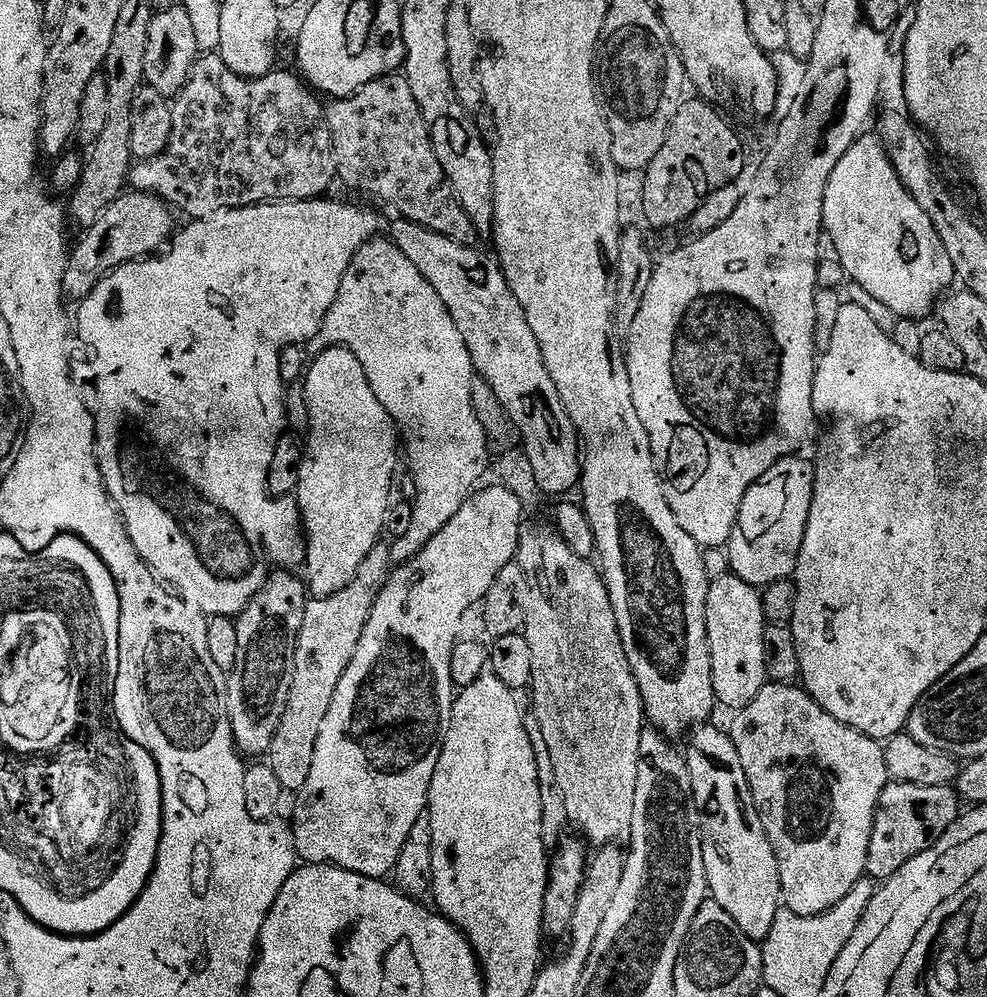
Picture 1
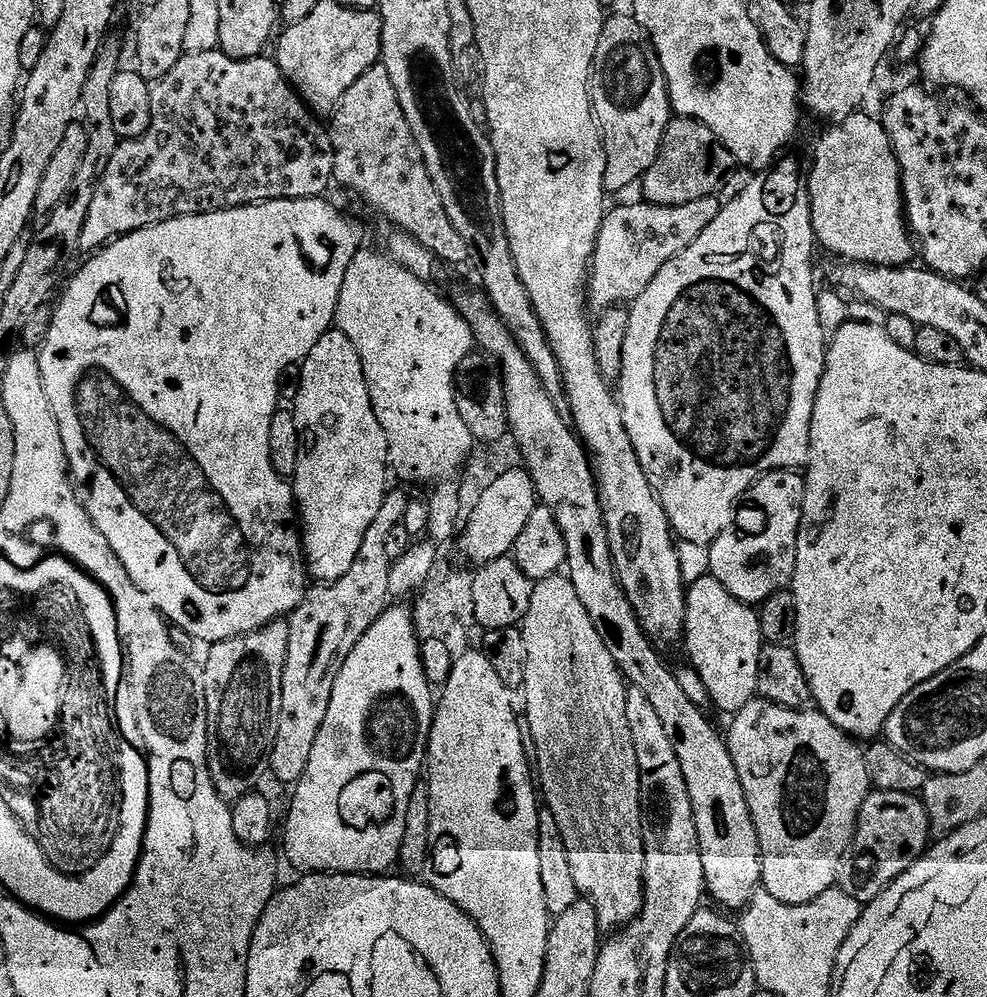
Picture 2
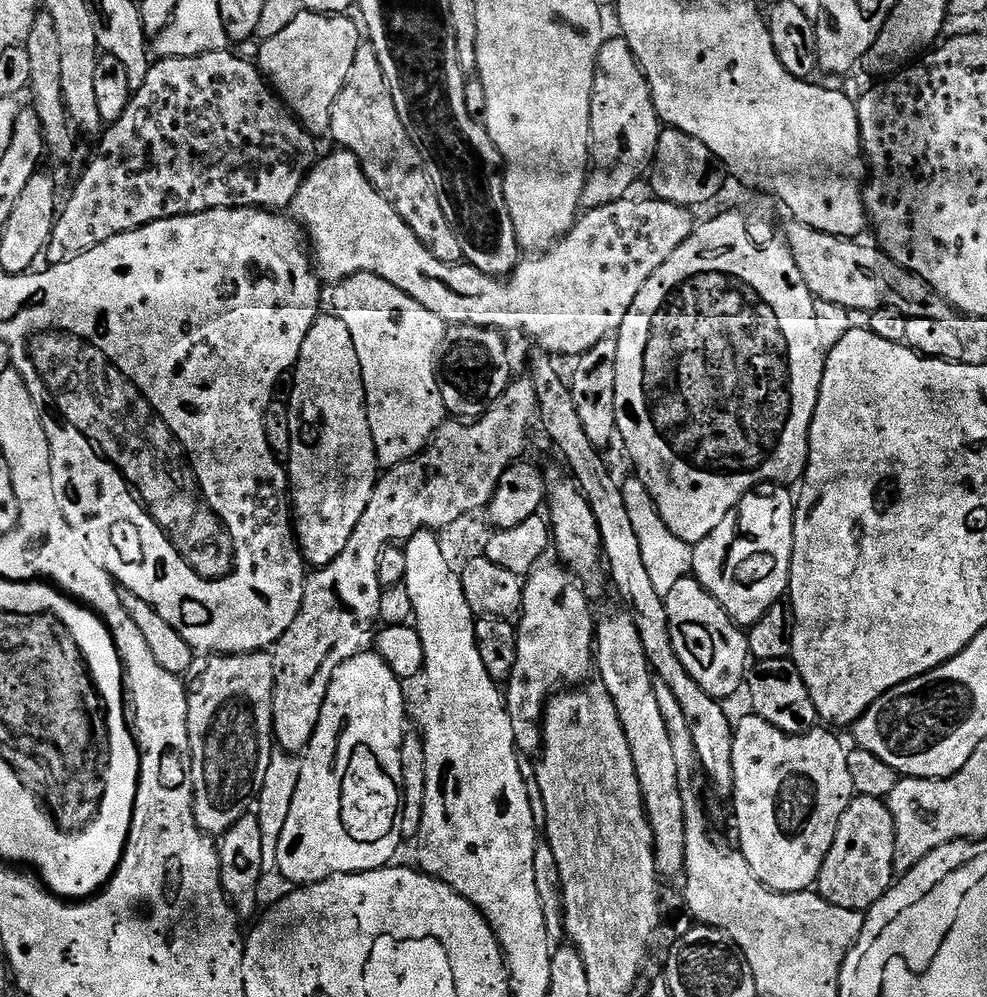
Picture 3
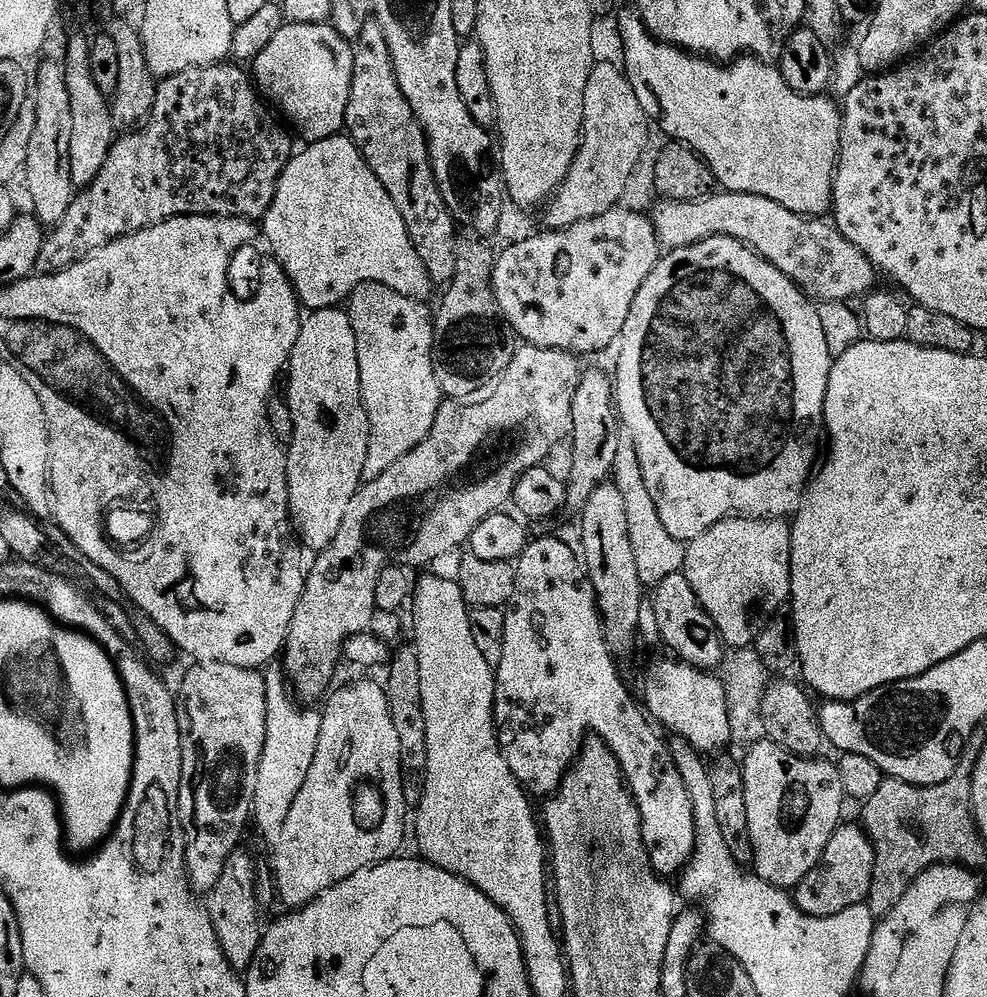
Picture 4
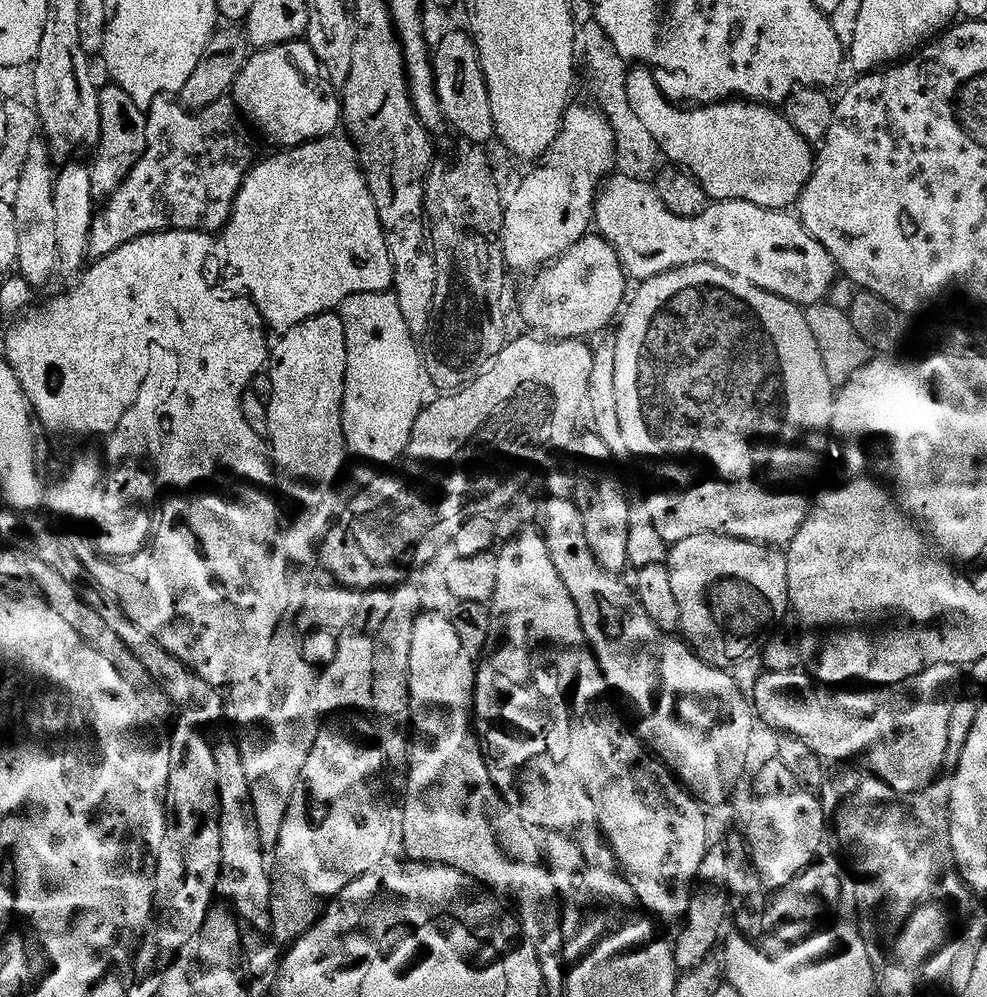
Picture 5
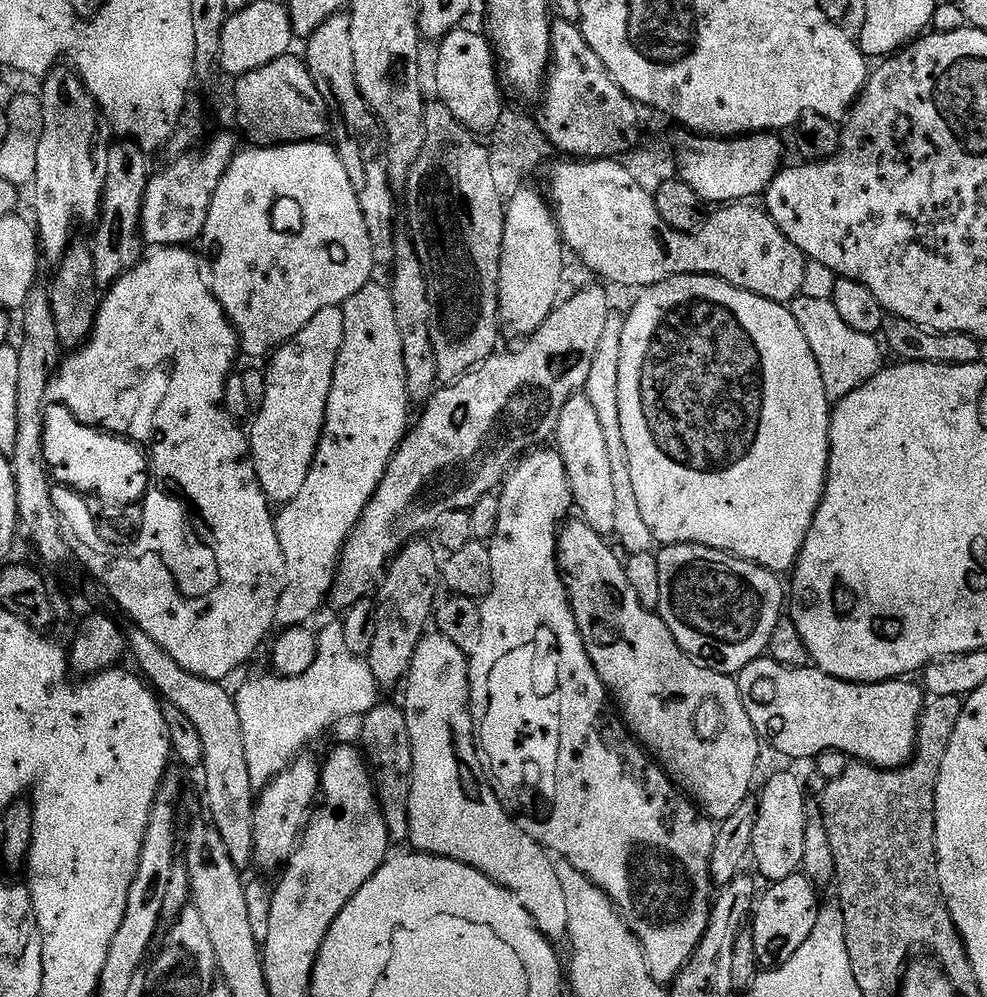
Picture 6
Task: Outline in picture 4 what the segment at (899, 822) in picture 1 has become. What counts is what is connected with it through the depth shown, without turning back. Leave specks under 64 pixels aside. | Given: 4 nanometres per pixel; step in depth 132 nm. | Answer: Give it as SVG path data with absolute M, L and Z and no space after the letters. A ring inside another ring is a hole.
M844 822L830 838L820 865L795 887L794 899L807 916L826 918L842 914L842 910L854 908L867 901L875 877L876 847L872 844L872 837L863 827L856 825L855 828Z

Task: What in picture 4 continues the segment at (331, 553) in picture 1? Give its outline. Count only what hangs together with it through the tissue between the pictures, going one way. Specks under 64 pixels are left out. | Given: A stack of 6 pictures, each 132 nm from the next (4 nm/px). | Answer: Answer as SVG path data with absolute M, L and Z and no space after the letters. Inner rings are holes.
M343 307L317 308L311 314L303 317L298 334L298 342L294 346L292 356L286 365L286 380L288 376L288 394L286 401L293 418L293 436L286 444L288 458L288 514L292 517L292 527L303 547L309 553L319 554L325 552L334 542L338 530L342 527L342 518L346 518L346 510L350 510L350 502L354 494L366 480L364 467L366 466L366 454L368 453L368 416L364 413L364 399L360 396L360 371L358 370L358 342L354 334L354 326L350 322L347 311Z

